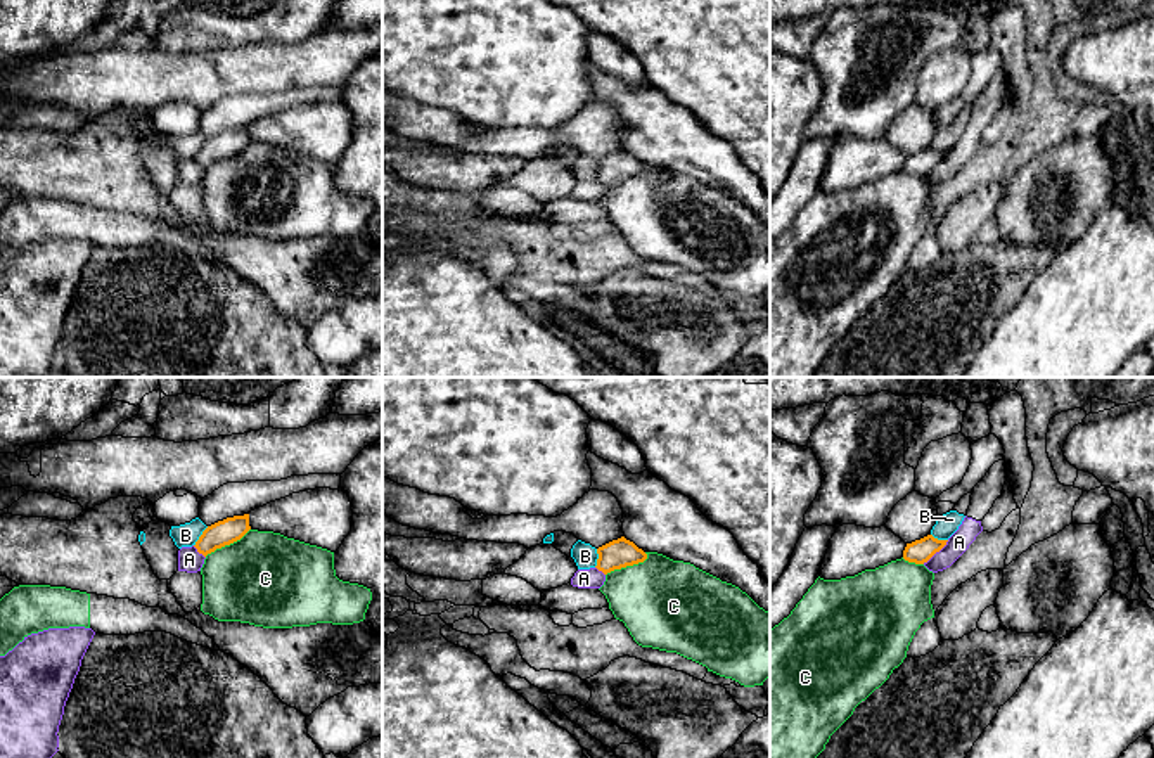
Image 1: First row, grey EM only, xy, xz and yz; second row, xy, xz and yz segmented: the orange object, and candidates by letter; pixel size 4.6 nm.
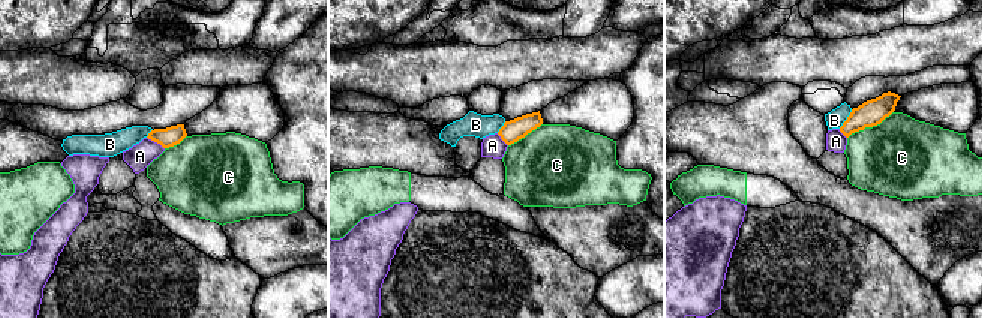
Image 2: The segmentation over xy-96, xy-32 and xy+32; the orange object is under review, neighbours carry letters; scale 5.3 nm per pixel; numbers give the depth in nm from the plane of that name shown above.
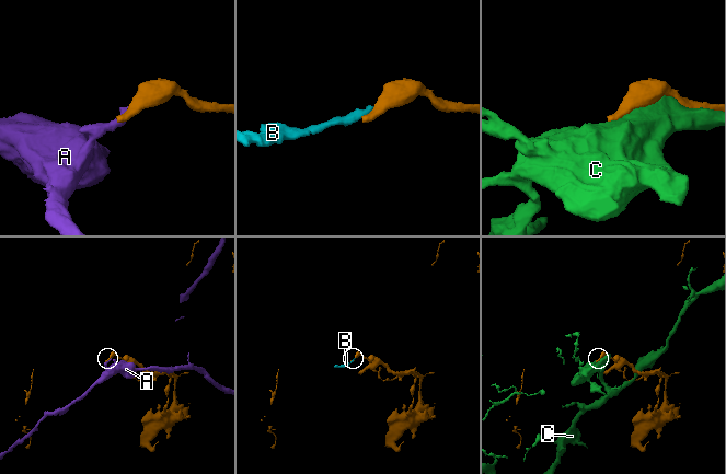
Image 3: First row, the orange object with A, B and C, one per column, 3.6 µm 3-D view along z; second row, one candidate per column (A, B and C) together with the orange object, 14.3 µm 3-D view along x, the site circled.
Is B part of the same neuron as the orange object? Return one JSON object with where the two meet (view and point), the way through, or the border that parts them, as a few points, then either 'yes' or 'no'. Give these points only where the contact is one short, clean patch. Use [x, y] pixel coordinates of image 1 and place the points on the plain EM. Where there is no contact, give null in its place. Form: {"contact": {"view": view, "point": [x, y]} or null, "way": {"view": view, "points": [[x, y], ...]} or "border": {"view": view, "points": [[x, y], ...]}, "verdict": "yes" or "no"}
{"contact": {"view": "xy", "point": [199, 149]}, "border": {"view": "xy", "points": [[208, 139], [194, 158]]}, "verdict": "no"}

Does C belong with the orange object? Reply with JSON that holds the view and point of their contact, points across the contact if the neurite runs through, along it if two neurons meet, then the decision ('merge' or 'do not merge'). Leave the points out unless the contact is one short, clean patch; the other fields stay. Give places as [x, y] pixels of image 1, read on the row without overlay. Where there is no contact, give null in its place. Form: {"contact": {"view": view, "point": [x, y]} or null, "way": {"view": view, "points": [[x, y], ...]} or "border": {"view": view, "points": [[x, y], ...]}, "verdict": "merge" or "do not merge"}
{"contact": {"view": "xz", "point": [627, 177]}, "verdict": "do not merge"}

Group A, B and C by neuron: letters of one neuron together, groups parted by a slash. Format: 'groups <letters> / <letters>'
groups A / B C

